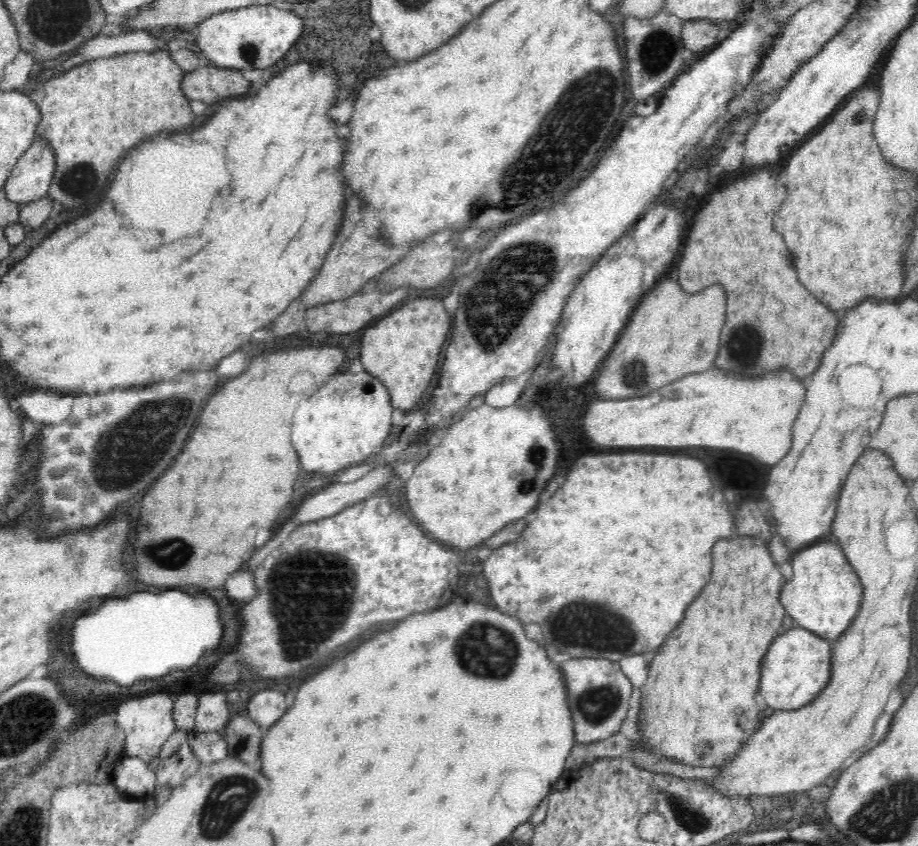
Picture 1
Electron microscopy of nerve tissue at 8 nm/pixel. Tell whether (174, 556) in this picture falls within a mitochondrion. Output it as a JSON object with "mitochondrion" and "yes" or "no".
{"mitochondrion":"yes"}

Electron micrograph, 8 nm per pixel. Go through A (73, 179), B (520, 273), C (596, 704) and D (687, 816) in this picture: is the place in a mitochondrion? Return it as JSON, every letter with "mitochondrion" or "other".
{"A":"mitochondrion","B":"mitochondrion","C":"mitochondrion","D":"mitochondrion"}

